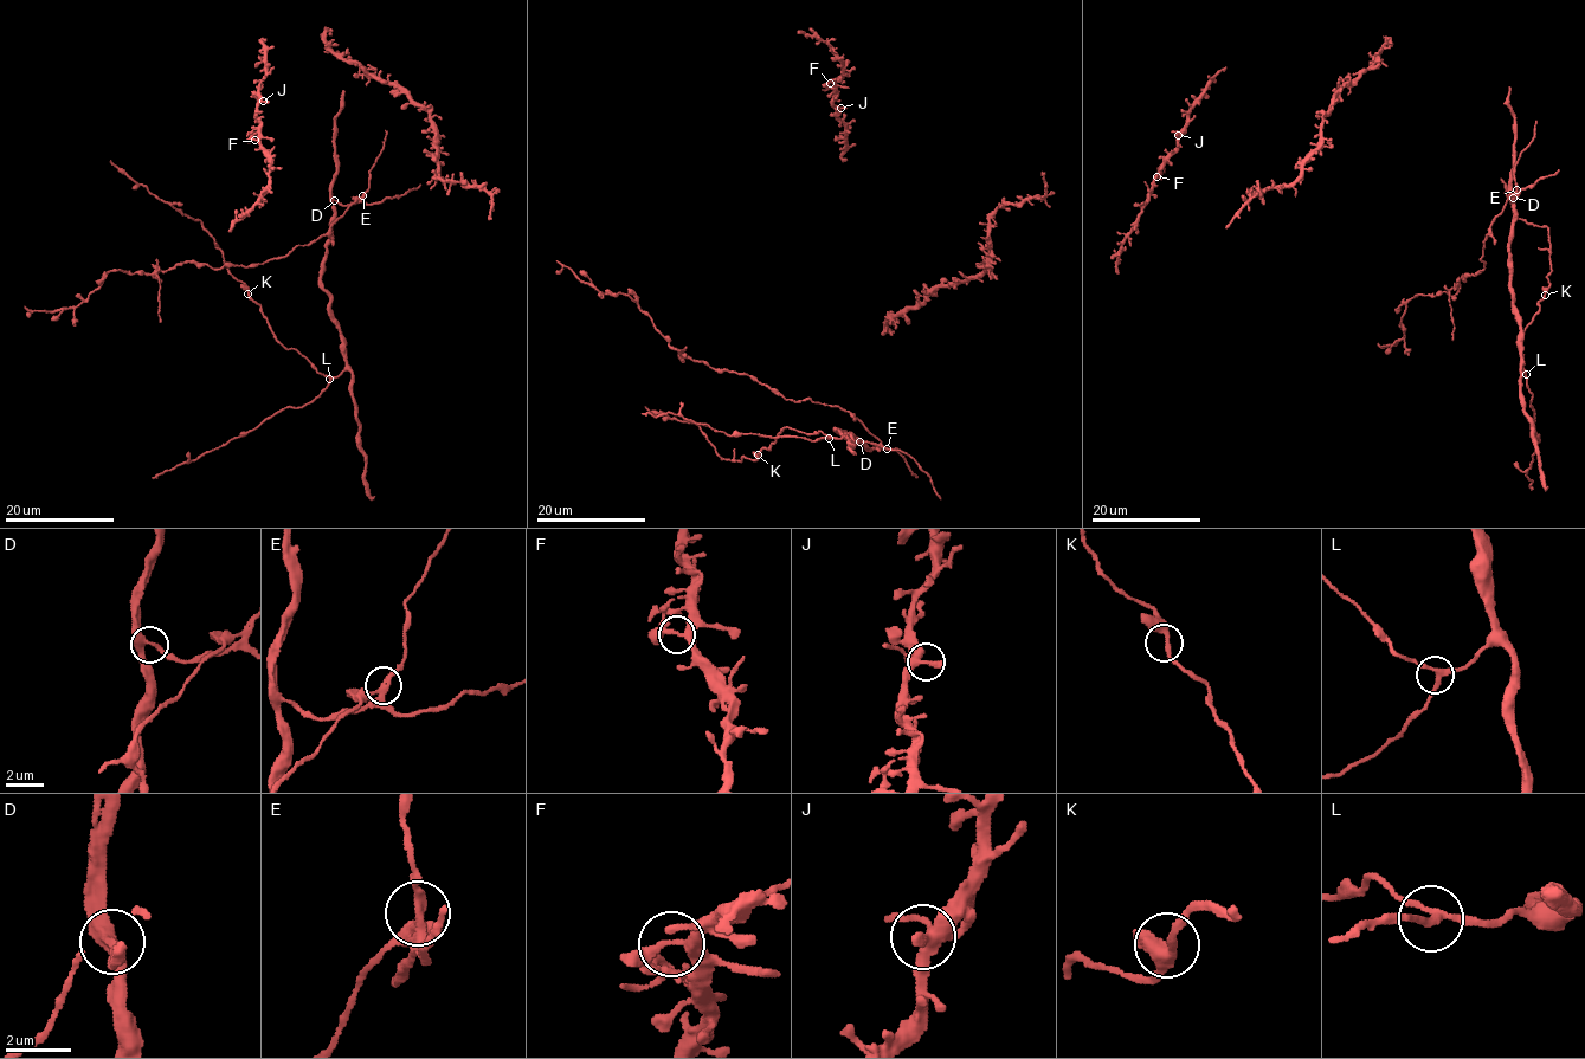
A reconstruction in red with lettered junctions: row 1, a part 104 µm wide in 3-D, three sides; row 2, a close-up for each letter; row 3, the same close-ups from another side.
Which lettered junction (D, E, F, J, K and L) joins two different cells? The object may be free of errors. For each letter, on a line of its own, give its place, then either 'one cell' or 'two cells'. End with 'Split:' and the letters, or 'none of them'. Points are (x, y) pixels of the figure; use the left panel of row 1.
D: (334, 200) | one cell
E: (362, 195) | two cells
F: (255, 140) | one cell
J: (263, 101) | one cell
K: (247, 294) | one cell
L: (329, 379) | one cell
Split: E

